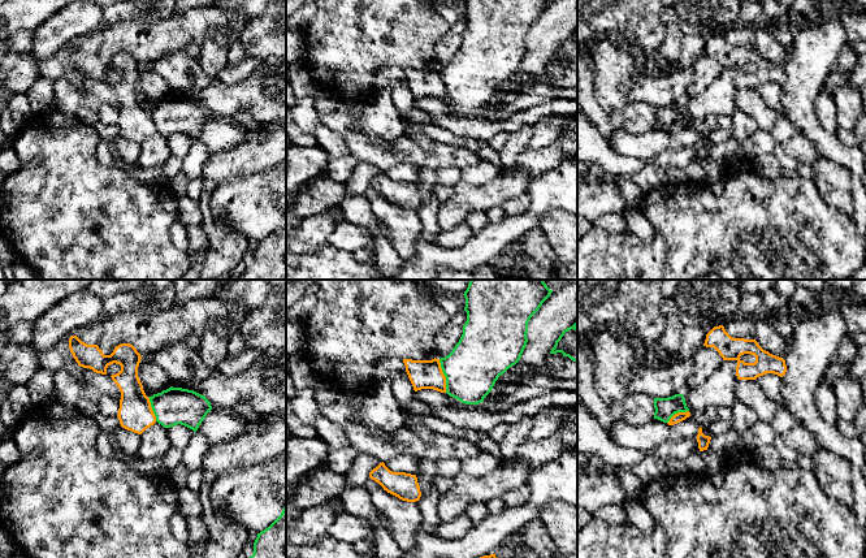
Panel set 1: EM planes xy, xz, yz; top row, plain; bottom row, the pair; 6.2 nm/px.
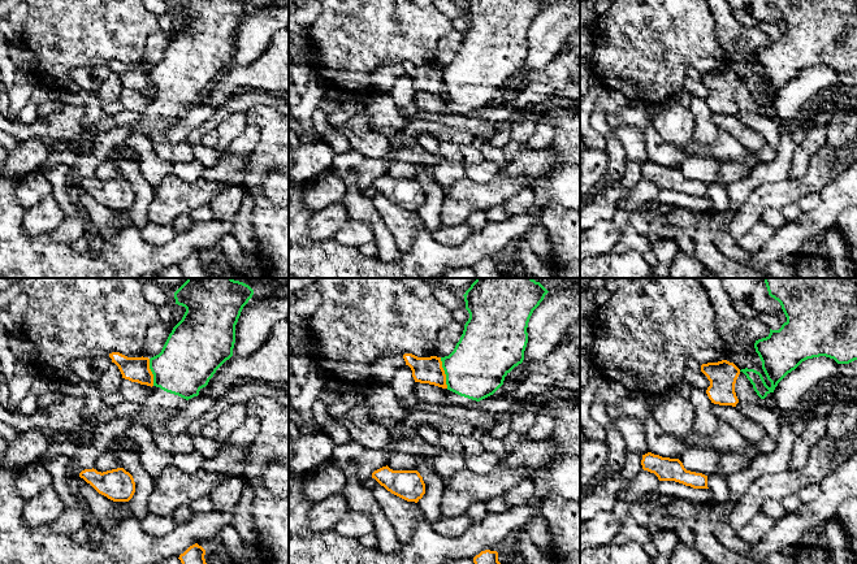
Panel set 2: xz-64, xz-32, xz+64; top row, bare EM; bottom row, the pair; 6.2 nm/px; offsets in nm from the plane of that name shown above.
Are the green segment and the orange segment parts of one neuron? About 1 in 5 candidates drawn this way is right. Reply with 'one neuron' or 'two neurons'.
two neurons

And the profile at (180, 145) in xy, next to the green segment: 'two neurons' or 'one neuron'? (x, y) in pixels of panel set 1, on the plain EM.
two neurons

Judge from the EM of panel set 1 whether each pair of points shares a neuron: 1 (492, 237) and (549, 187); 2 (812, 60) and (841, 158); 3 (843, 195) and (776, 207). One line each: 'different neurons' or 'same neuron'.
1: same neuron
2: same neuron
3: different neurons

